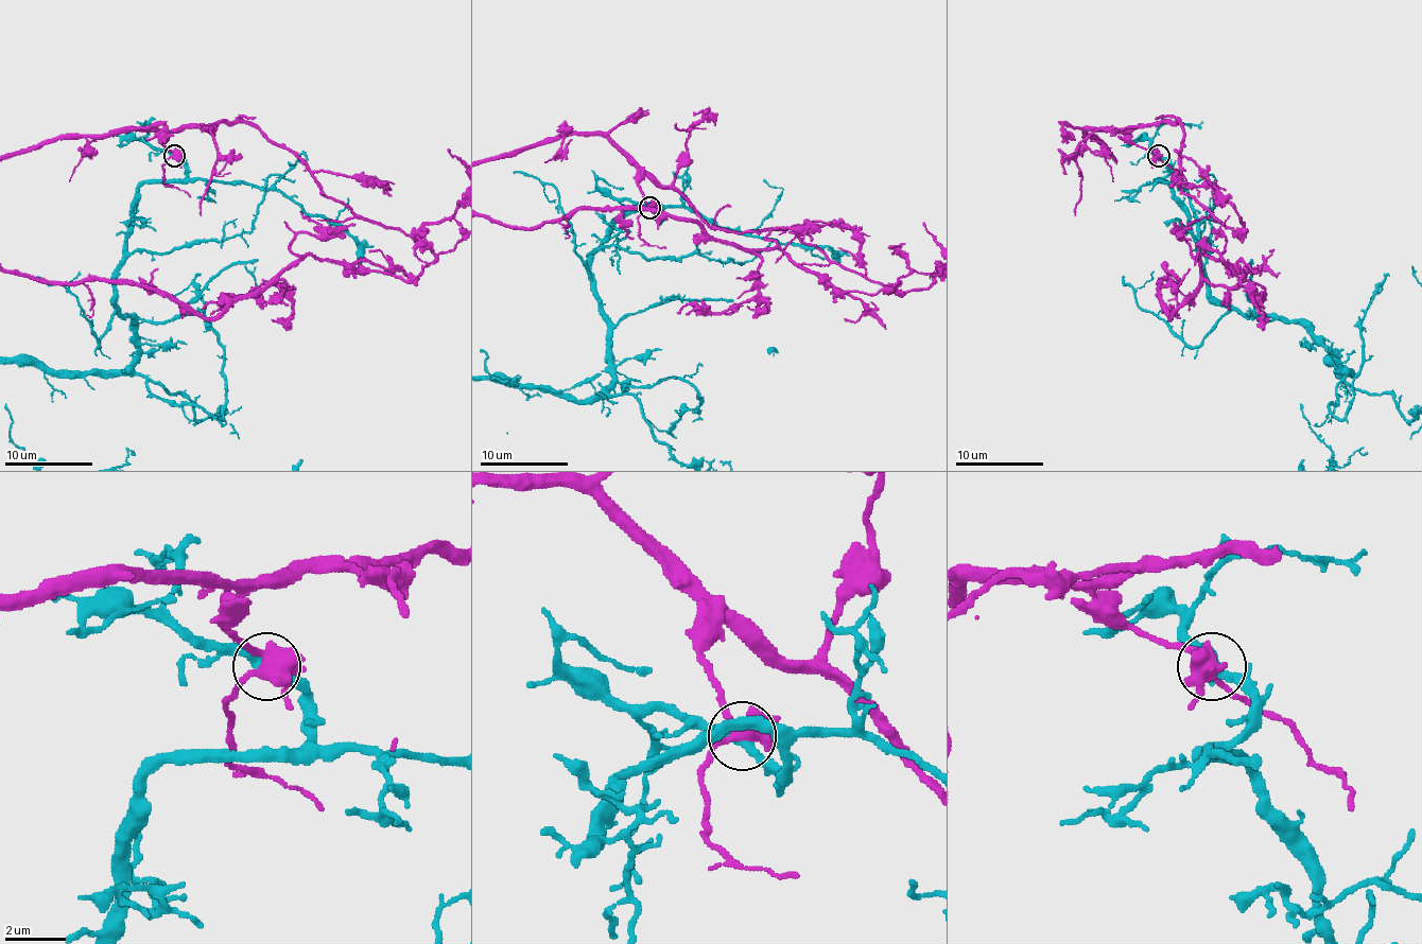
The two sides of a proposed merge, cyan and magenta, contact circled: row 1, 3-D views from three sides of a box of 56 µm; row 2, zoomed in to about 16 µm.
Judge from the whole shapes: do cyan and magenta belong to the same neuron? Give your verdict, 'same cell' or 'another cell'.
same cell

